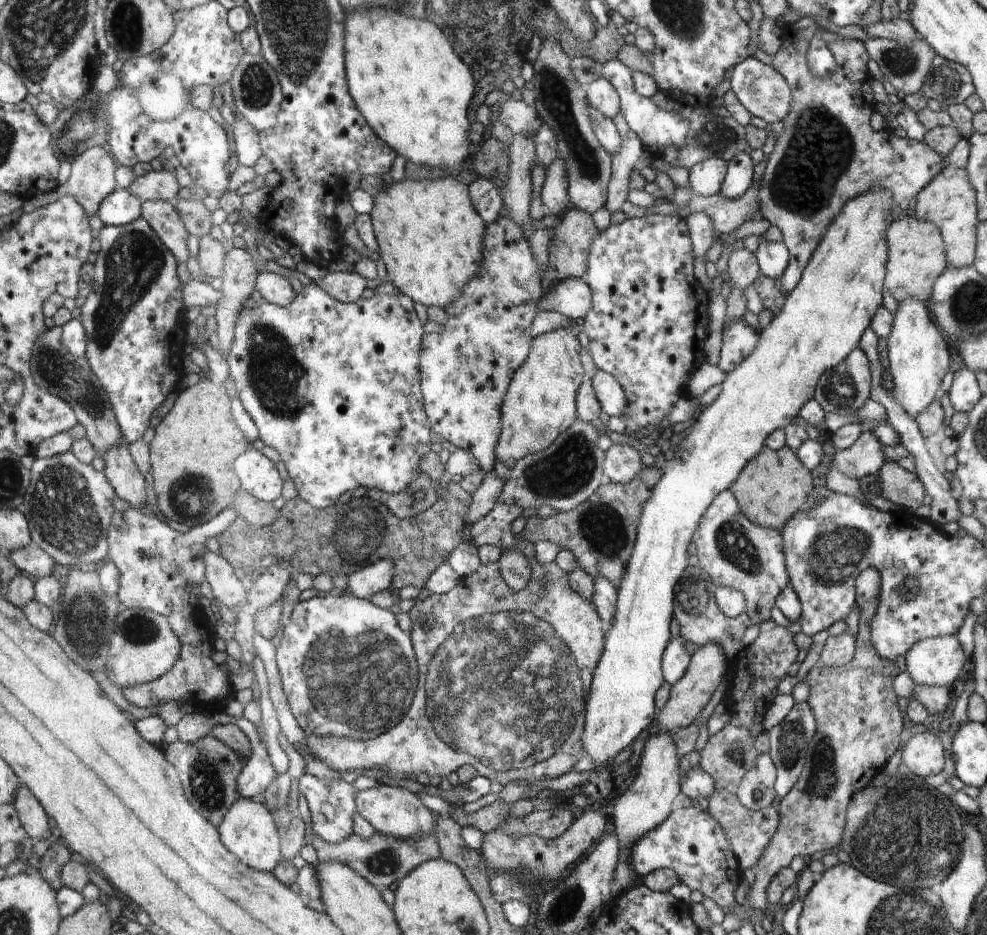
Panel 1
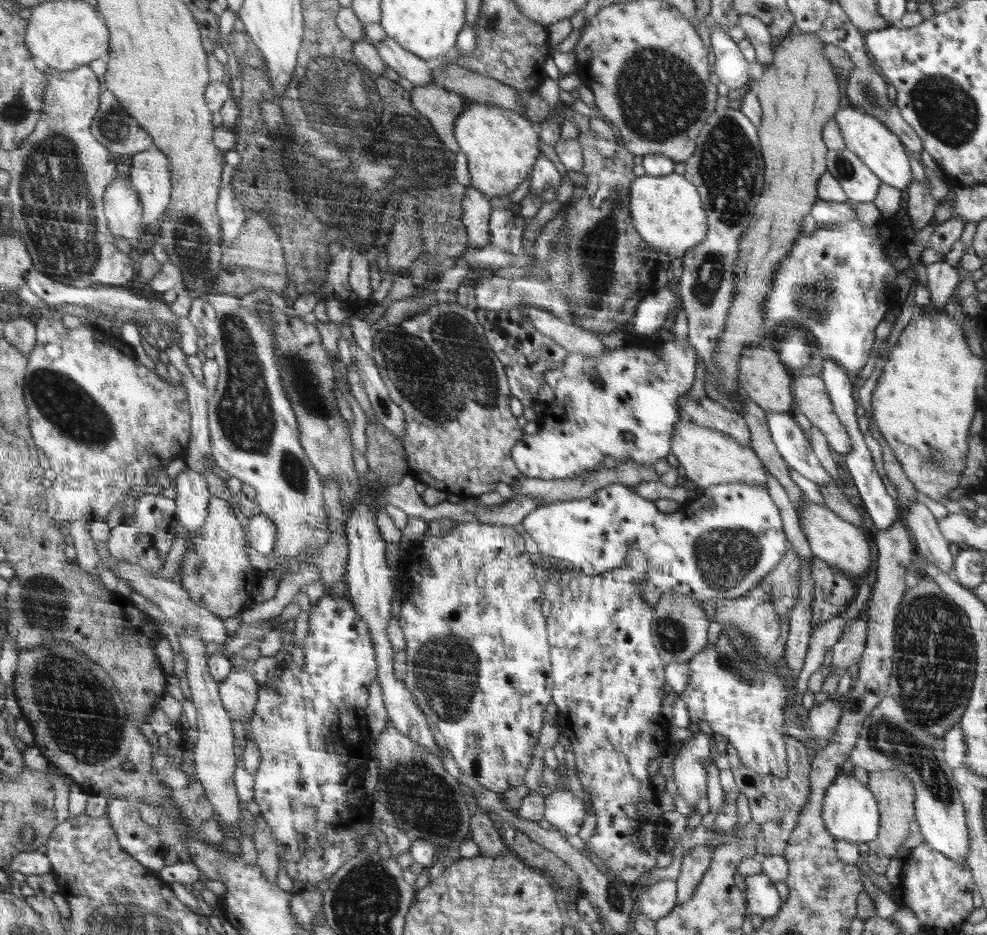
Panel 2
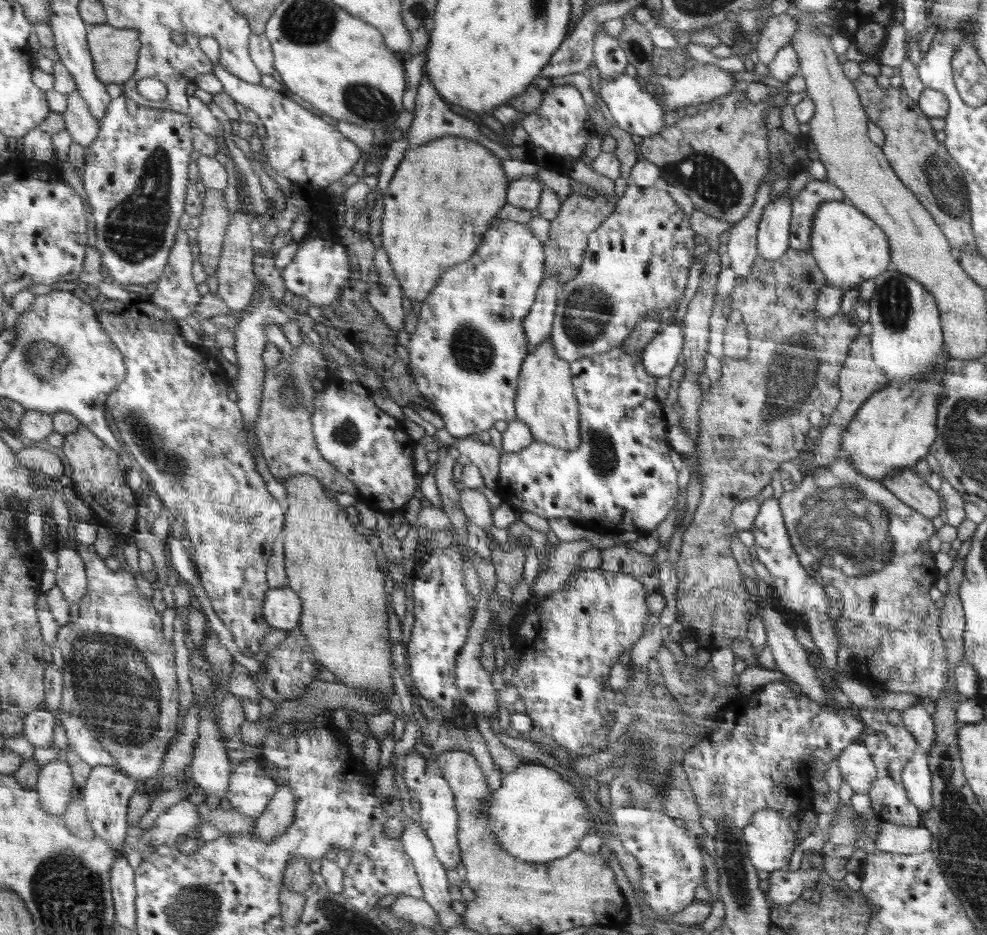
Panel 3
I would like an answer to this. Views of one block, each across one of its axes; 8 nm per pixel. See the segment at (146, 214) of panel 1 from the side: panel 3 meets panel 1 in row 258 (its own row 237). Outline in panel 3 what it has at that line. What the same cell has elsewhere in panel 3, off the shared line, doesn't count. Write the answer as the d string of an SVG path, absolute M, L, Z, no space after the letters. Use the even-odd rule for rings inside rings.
M178 231L177 243L174 245L169 266L151 298L158 306L172 312L176 318L184 319L188 318L190 314L195 315L196 307L199 306L204 297L204 295L200 294L200 290L198 290L198 282L194 280L194 252L192 252L192 242L190 242L187 233Z

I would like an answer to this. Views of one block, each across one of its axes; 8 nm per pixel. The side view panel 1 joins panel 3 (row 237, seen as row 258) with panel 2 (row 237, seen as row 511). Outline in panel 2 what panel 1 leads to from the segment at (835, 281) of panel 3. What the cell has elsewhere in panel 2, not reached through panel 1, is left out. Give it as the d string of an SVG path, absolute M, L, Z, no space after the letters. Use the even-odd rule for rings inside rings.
M676 172L660 177L644 175L636 178L630 186L630 211L638 234L641 234L650 246L654 246L654 249L667 254L671 260L683 257L690 249L694 249L694 246L700 245L708 234L708 218L696 186Z

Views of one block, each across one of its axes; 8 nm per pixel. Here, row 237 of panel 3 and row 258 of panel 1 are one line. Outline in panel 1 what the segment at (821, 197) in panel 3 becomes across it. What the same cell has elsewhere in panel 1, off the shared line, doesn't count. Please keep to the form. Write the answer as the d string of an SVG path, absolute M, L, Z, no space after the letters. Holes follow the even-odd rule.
M801 17L794 23L789 23L781 29L782 44L774 55L771 65L786 79L792 94L790 112L783 120L784 130L775 138L774 149L768 155L766 168L758 190L758 215L768 220L772 226L777 226L782 232L783 241L789 252L789 262L781 276L782 290L790 292L800 280L802 271L806 268L812 253L826 234L833 220L842 212L842 206L864 194L872 188L884 188L892 192L892 217L906 217L916 206L916 196L942 172L947 161L941 153L934 152L929 145L907 137L897 137L893 132L888 134L888 128L872 132L870 116L874 112L874 96L870 78L866 72L868 53L865 44L860 39L842 37L827 31L814 18ZM820 34L826 40L834 60L834 70L826 78L814 76L810 69L808 52L814 36Z

